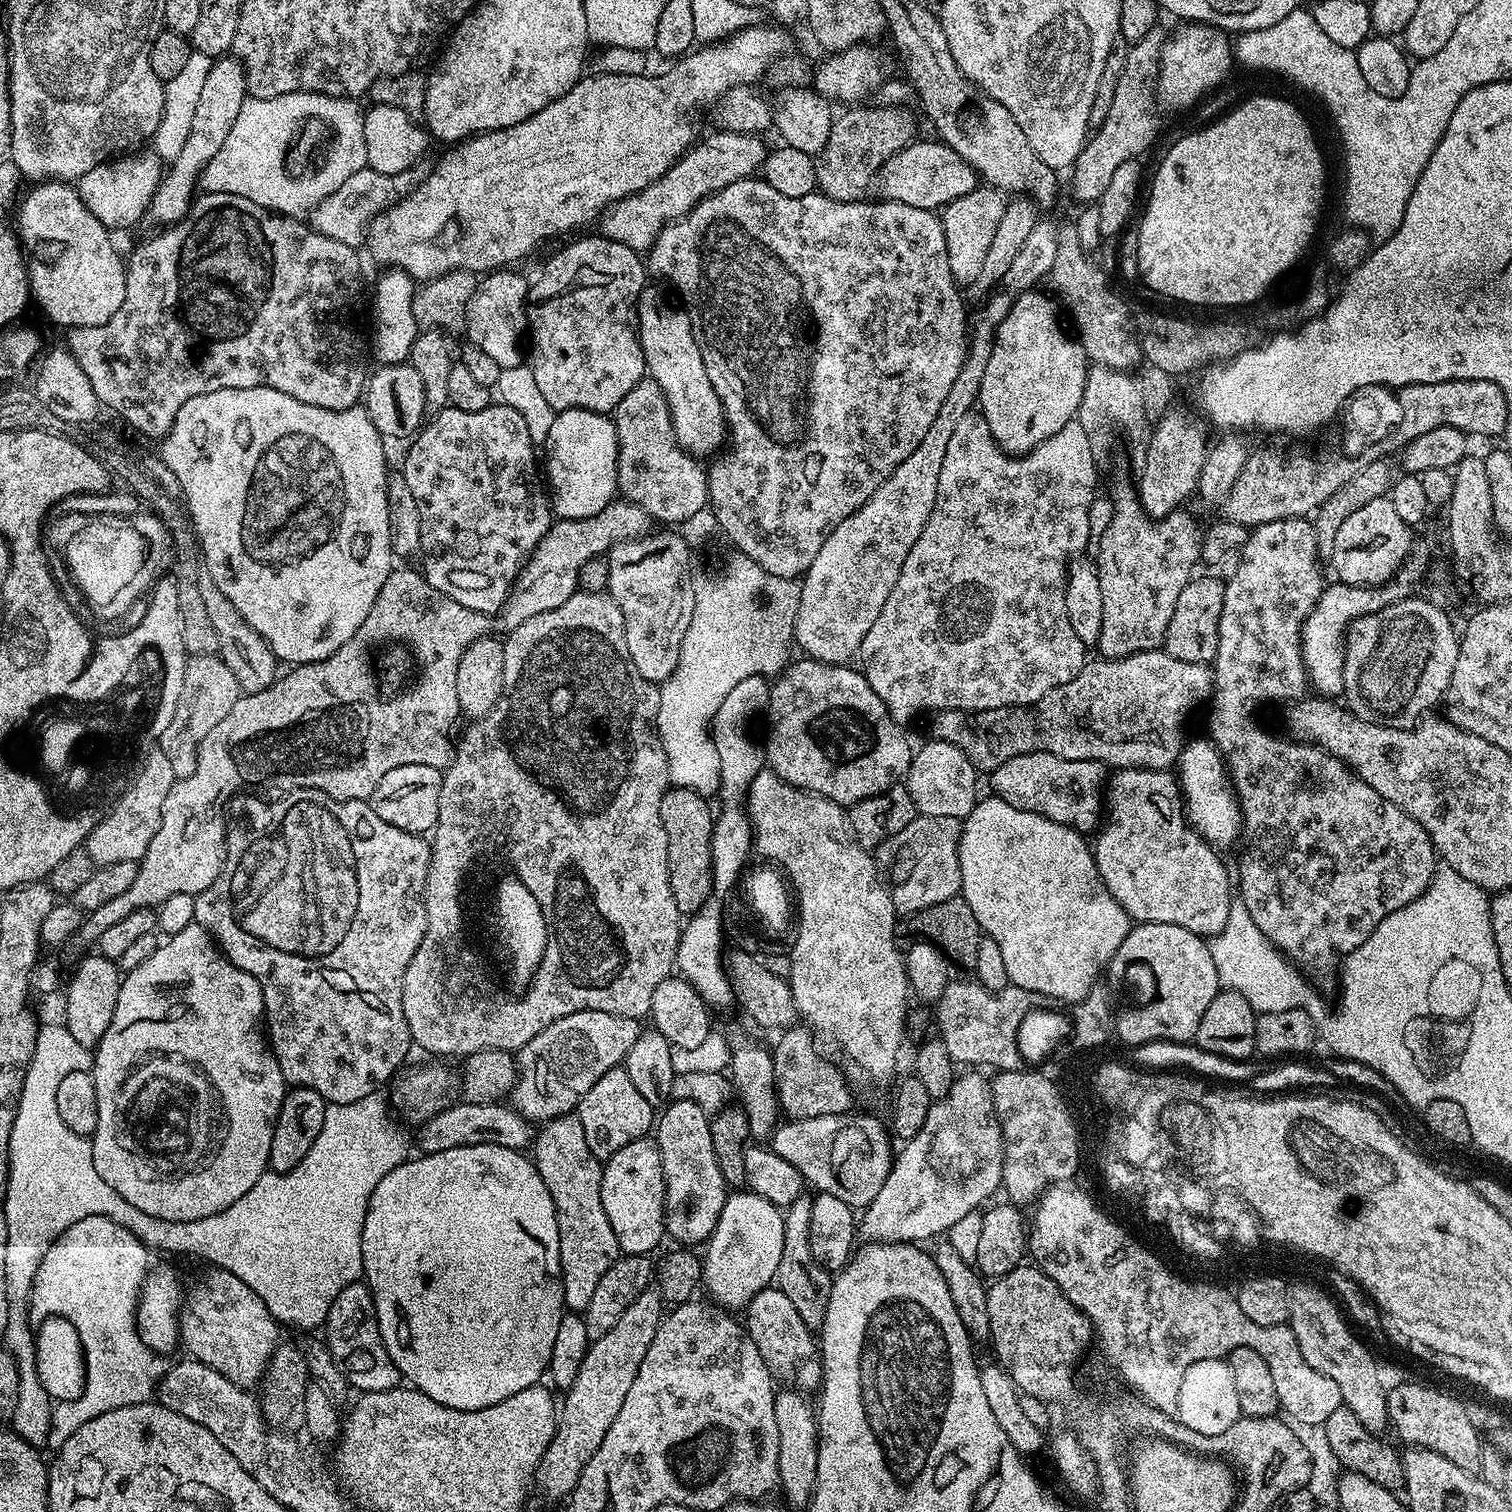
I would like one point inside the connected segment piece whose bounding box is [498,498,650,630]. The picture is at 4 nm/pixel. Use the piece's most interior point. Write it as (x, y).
(549, 575)

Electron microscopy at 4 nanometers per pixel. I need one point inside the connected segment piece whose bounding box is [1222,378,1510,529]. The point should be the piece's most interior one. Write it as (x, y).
(1274, 485)

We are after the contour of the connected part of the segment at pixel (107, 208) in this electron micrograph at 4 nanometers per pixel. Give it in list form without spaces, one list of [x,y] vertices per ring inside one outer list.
[[[135,152],[117,155],[94,166],[94,170],[86,170],[78,181],[78,191],[86,210],[90,210],[90,214],[109,230],[128,228],[140,219],[143,221],[160,185],[162,164],[160,168],[159,158],[152,152]]]

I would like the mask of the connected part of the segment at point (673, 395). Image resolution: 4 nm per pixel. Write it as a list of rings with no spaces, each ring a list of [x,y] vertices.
[[[645,286],[640,291],[640,297],[636,303],[636,326],[640,333],[644,366],[647,375],[656,380],[658,386],[664,391],[679,444],[693,456],[705,458],[704,456],[710,453],[713,455],[723,447],[727,439],[727,420],[724,416],[724,407],[721,406],[718,394],[706,374],[706,362],[702,358],[700,343],[692,333],[693,317],[671,295],[669,296],[662,289],[652,288],[652,286]]]

